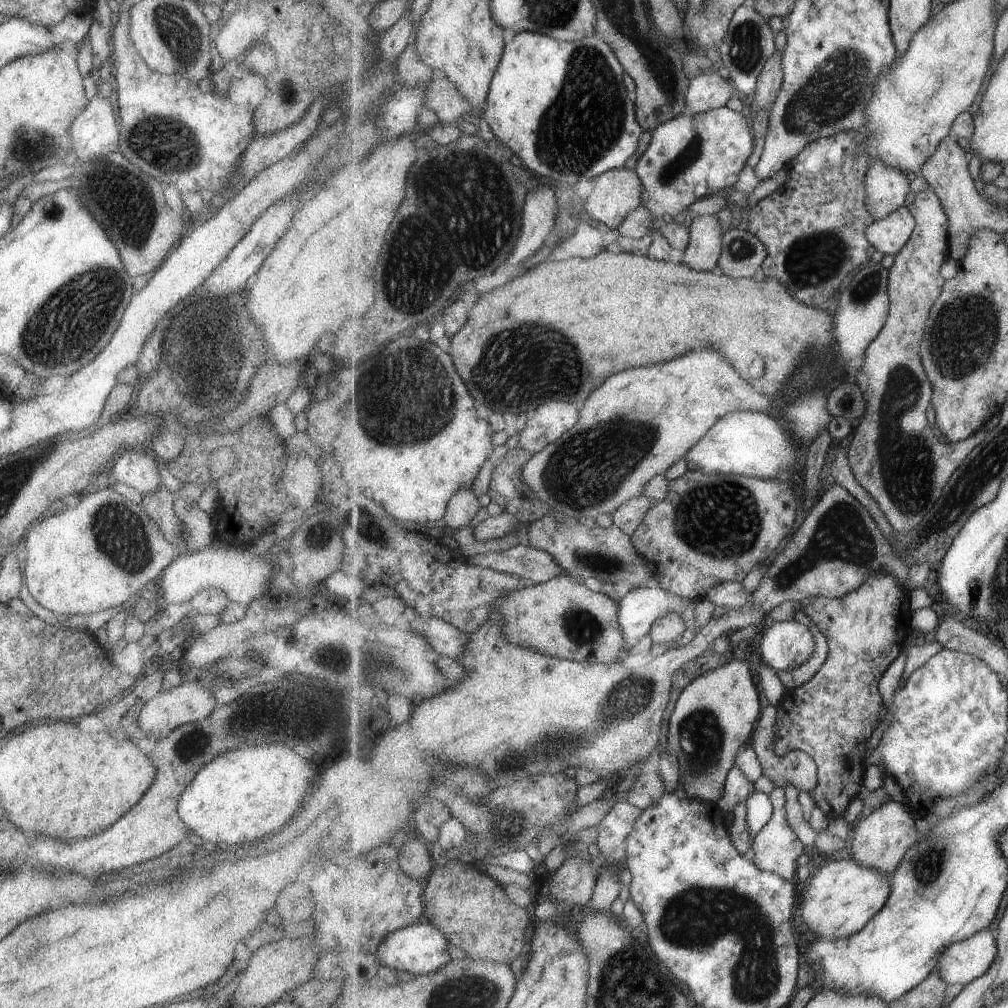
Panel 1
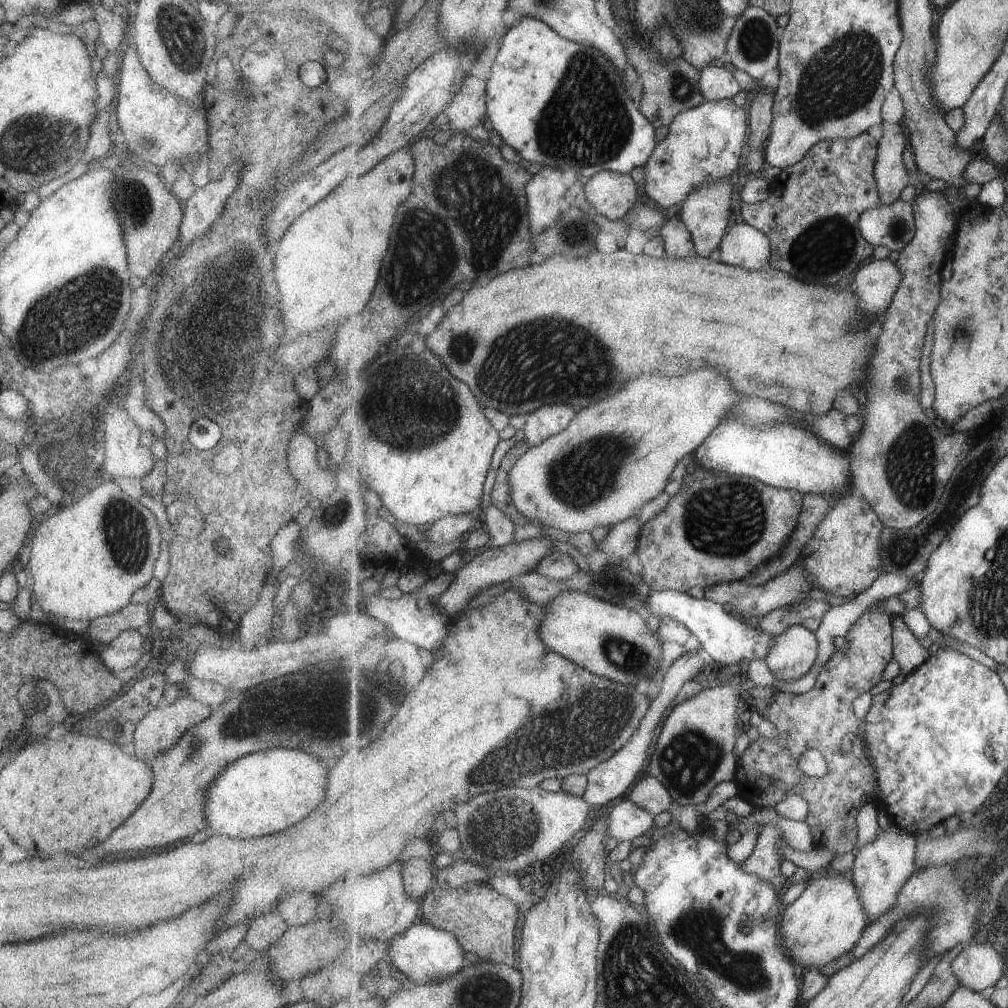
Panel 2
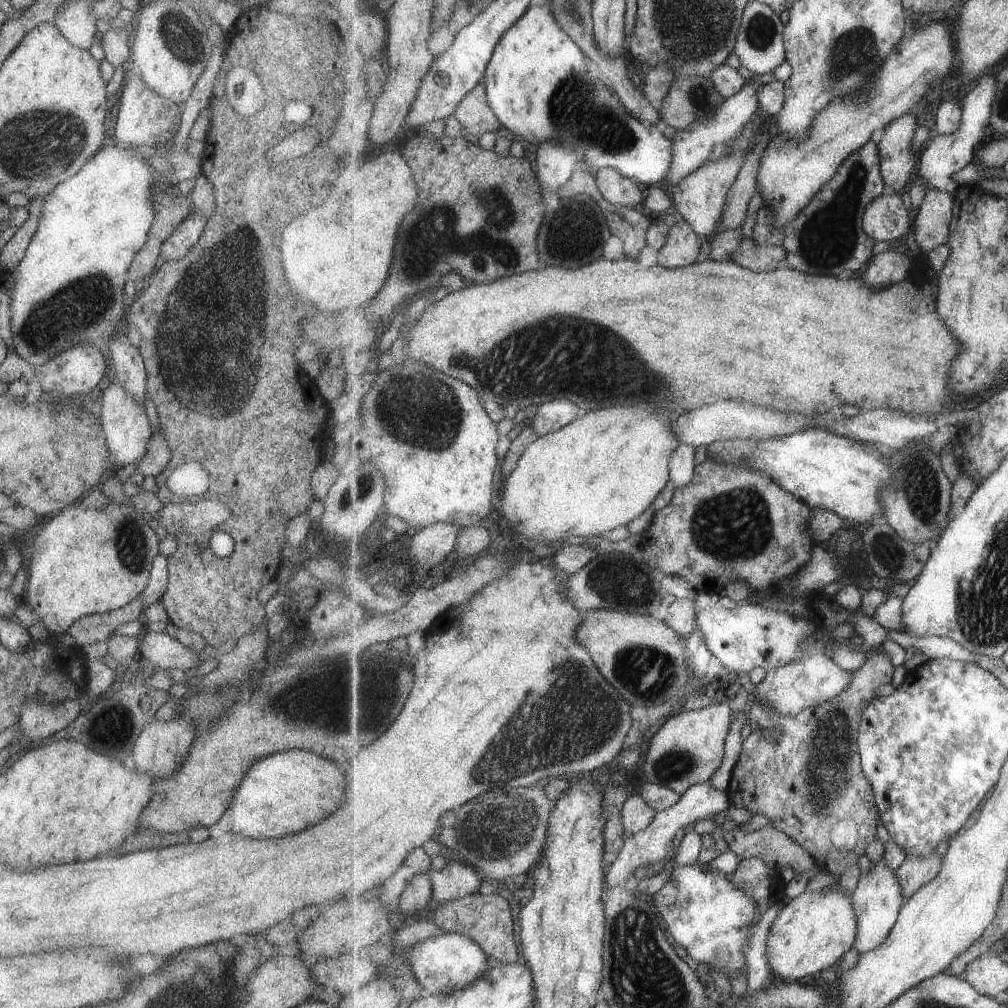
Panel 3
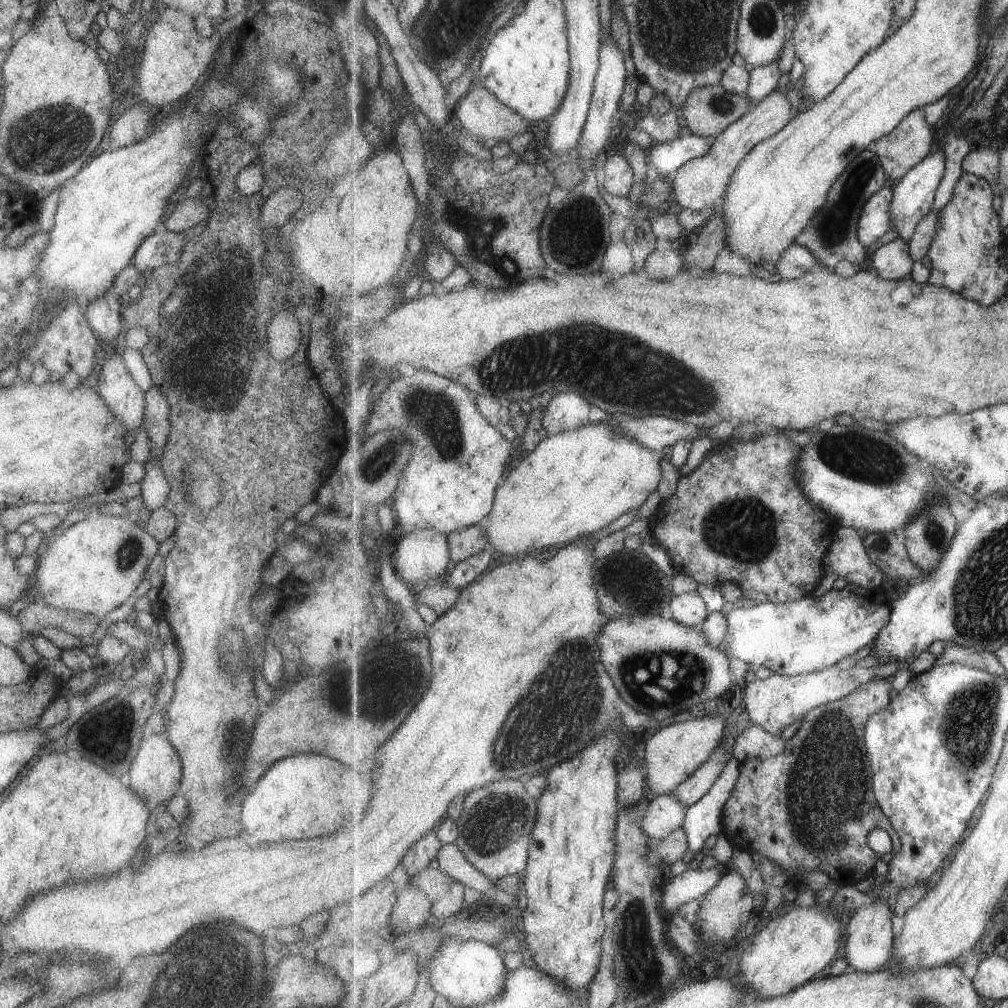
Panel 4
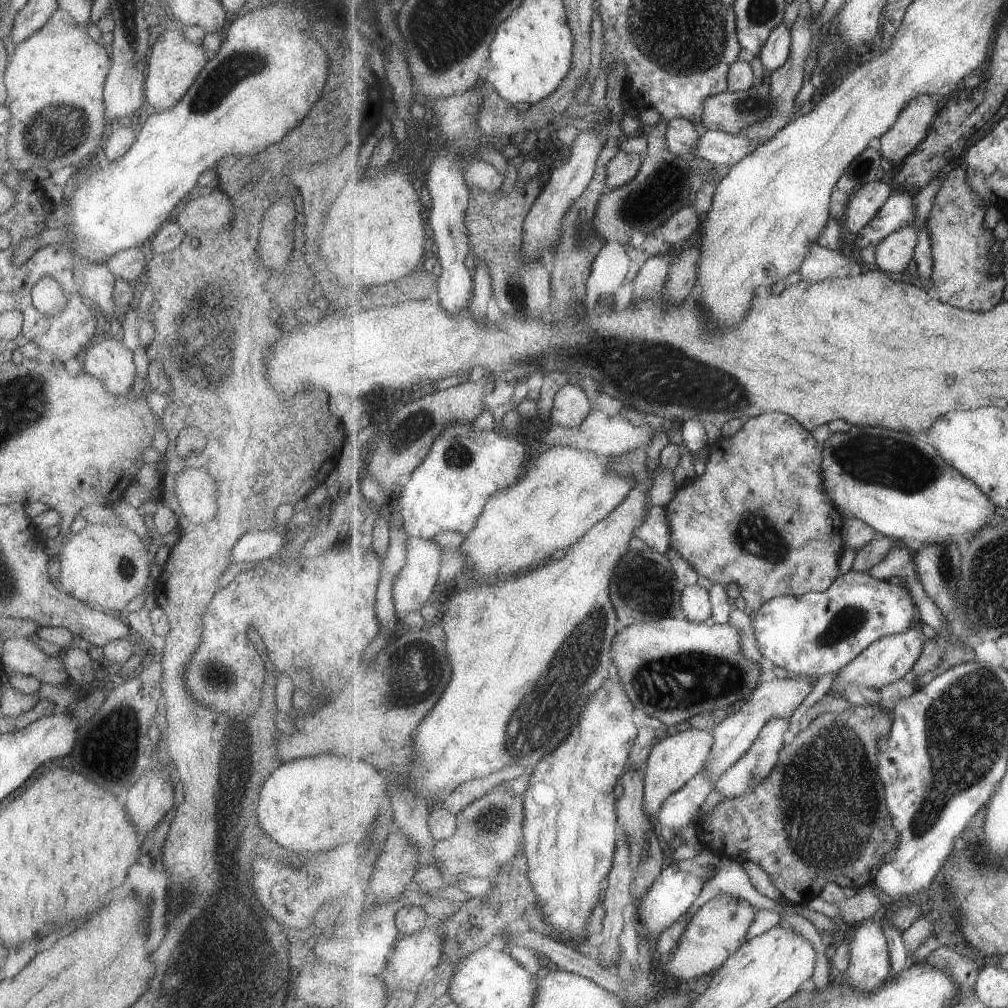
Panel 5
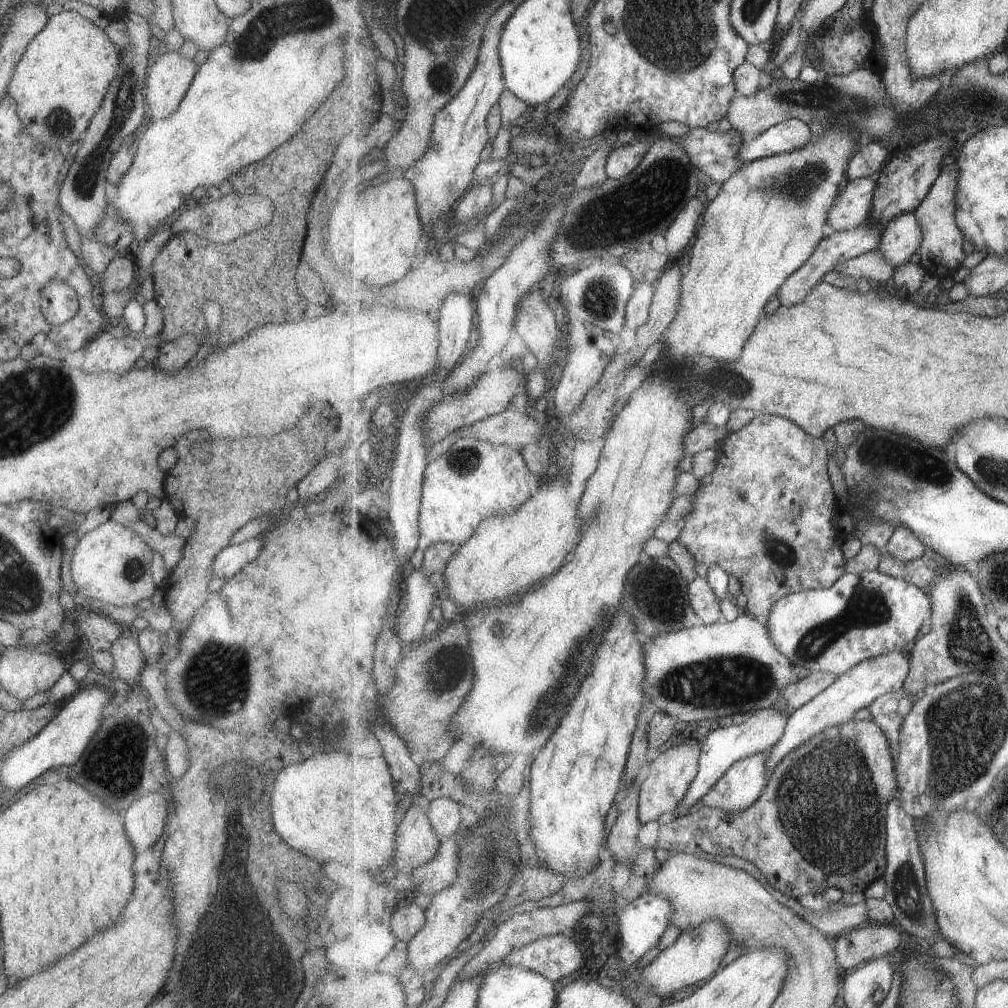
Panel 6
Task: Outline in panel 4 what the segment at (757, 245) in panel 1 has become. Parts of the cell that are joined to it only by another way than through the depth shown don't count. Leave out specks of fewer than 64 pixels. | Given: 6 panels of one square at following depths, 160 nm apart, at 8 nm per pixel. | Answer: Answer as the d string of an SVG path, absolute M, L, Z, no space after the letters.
M795 244L784 252L780 262L775 264L775 268L782 278L800 279L821 264L822 262L809 250L809 247Z

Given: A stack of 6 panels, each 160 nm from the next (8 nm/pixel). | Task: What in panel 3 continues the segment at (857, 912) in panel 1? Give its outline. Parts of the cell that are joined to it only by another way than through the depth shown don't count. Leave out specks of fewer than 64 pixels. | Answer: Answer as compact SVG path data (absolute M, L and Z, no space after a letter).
M839 887L825 888L821 891L803 892L791 899L777 914L777 917L775 918L767 935L765 956L772 975L779 975L784 980L790 982L808 981L813 974L817 974L817 972L822 973L825 969L835 966L835 964L837 964L837 960L841 960L841 958L843 958L851 948L855 947L854 944L856 943L856 934L858 931L858 916L854 908L855 906L851 895Z

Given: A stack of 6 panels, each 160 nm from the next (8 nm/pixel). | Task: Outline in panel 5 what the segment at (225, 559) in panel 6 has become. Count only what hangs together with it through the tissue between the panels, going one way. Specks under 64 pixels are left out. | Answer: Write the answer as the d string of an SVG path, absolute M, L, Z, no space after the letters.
M283 530L249 531L242 534L230 548L230 564L256 563L261 558L273 557L284 545Z

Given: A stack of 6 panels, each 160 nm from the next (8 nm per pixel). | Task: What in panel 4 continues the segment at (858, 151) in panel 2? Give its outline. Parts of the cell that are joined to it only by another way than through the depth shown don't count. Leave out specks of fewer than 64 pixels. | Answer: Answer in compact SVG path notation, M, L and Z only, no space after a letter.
M864 150L849 166L844 170L844 174L833 184L829 191L828 204L824 210L814 219L814 222L798 237L796 244L809 247L809 250L822 262L821 266L831 270L841 262L848 260L857 266L865 260L867 256L867 246L858 237L858 222L863 212L863 207L867 204L870 196L881 190L887 182L888 174L884 169L880 157L876 152Z

